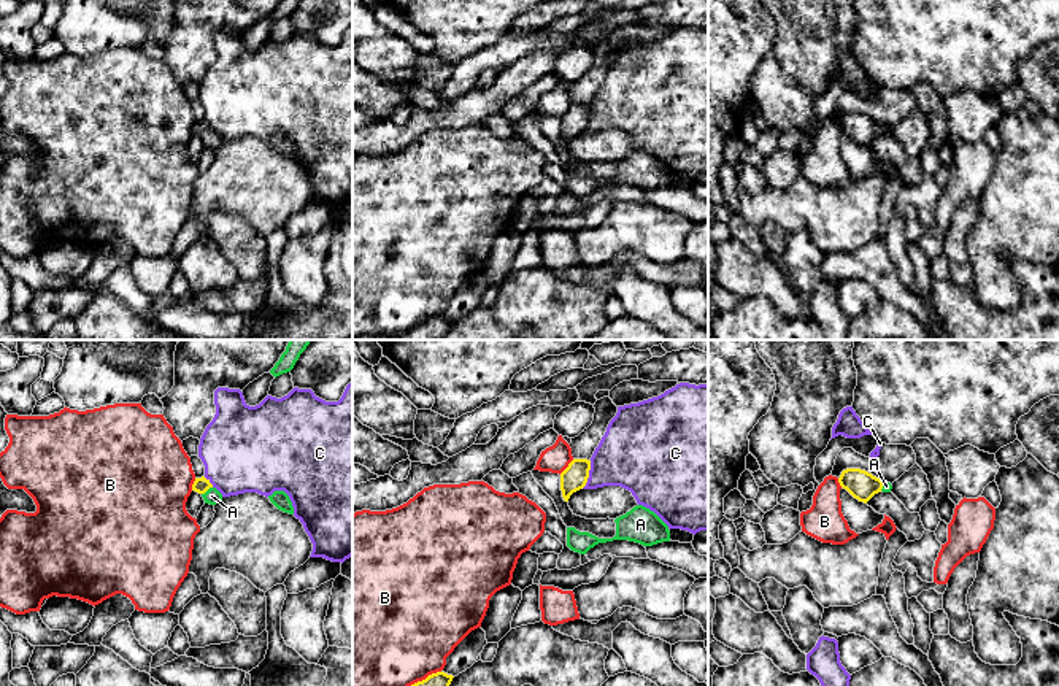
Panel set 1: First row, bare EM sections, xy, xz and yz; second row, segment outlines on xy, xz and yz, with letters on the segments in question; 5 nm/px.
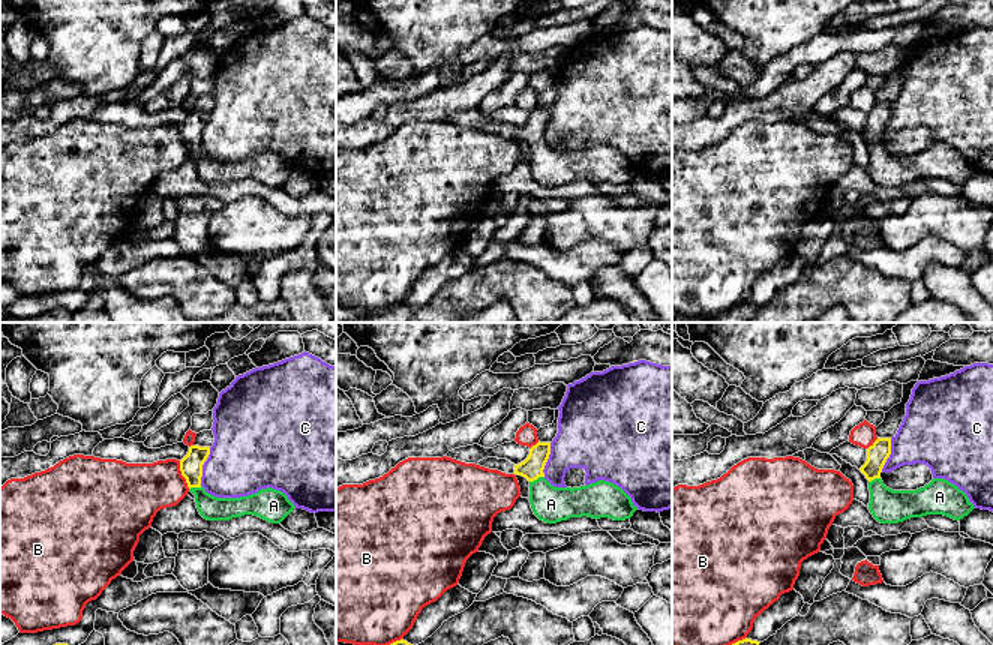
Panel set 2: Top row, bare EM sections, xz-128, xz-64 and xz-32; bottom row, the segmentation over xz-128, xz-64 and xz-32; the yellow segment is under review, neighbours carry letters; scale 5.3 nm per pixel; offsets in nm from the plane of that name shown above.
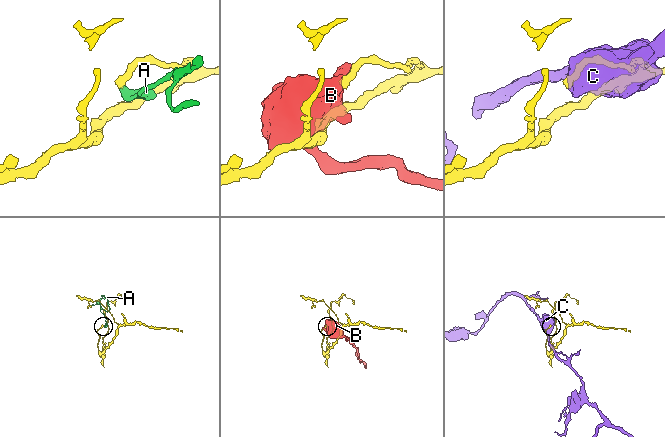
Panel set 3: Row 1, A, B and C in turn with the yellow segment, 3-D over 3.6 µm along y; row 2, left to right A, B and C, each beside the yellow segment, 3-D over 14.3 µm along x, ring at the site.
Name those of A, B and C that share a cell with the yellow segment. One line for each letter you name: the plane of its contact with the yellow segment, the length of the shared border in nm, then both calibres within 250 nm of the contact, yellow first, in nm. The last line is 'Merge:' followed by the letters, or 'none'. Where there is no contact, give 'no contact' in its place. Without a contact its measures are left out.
A: meets yellow in xy; contact 70 nm long; 80 nm thick on the yellow side, 80 nm on the other
Merge: A

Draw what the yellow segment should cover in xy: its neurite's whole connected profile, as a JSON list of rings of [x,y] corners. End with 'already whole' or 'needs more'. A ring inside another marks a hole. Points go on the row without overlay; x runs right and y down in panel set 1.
[[[205,121],[195,122],[192,135],[198,137],[205,148],[216,149],[222,145],[222,138]]]; needs more

